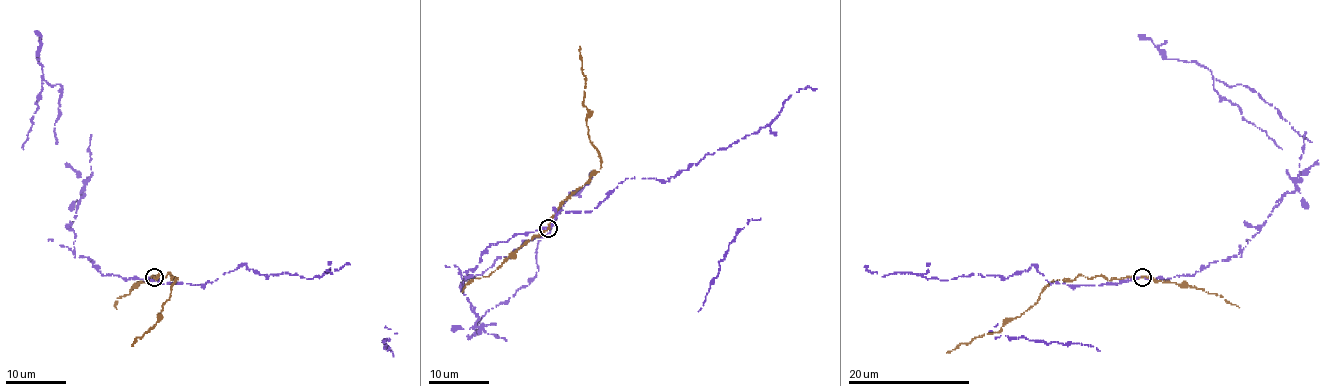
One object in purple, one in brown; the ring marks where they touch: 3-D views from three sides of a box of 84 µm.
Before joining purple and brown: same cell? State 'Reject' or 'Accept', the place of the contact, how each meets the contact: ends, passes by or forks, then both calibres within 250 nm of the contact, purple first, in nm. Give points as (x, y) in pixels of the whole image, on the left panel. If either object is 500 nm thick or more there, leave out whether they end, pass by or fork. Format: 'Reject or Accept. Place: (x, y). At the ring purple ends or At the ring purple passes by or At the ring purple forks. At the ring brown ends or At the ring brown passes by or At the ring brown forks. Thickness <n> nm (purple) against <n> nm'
Reject. Place: (154, 277). At the ring purple passes by. At the ring brown passes by. Thickness 170 nm (purple) against 200 nm

